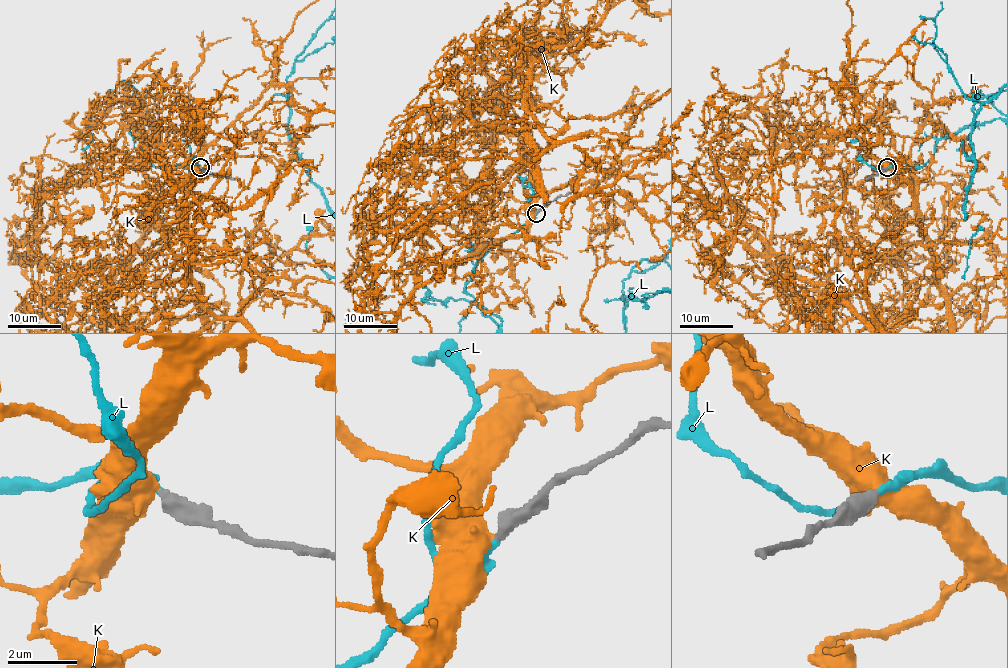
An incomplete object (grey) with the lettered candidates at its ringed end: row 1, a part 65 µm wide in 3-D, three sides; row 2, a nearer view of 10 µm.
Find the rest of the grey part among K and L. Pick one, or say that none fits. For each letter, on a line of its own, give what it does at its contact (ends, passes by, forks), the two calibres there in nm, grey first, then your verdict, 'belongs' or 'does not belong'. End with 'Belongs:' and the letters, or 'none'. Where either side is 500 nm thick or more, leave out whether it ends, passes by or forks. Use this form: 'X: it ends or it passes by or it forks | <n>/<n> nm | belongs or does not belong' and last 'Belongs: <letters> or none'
K: 440/650 nm | does not belong
L: it ends | 480/280 nm | belongs
Belongs: L

